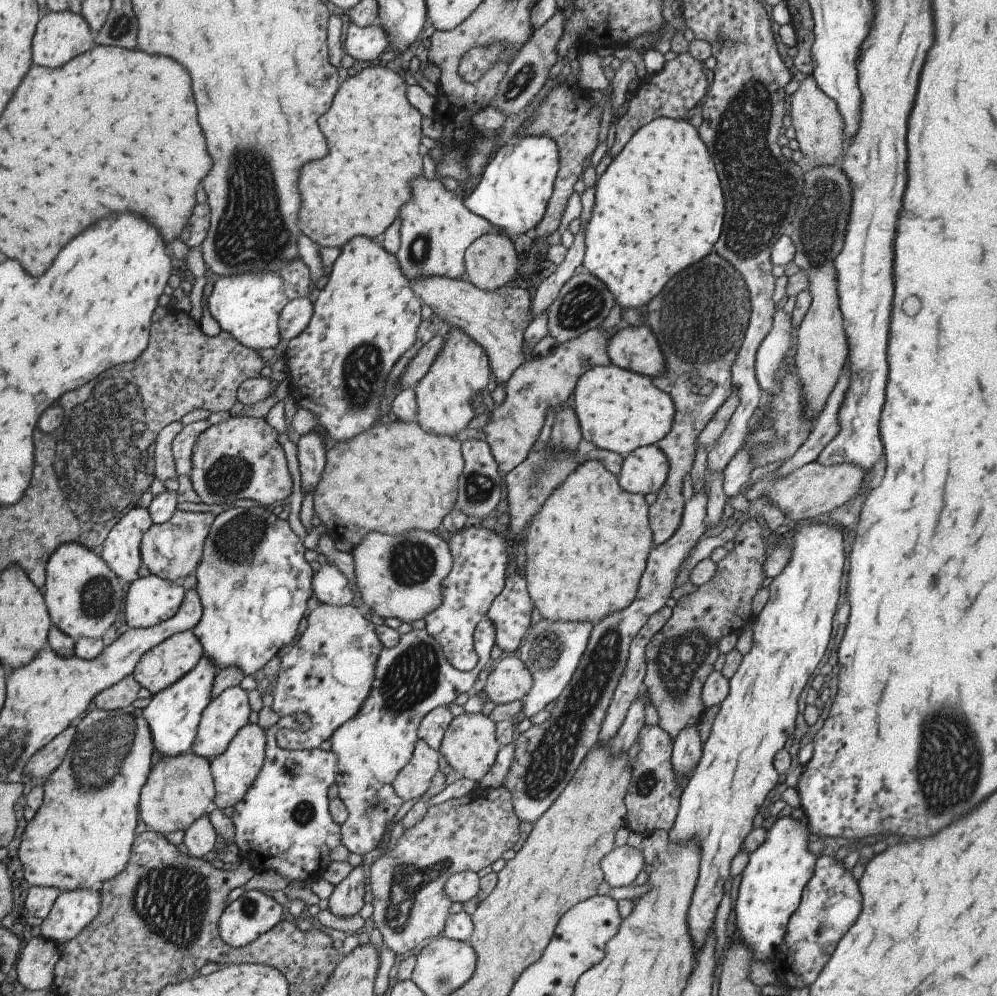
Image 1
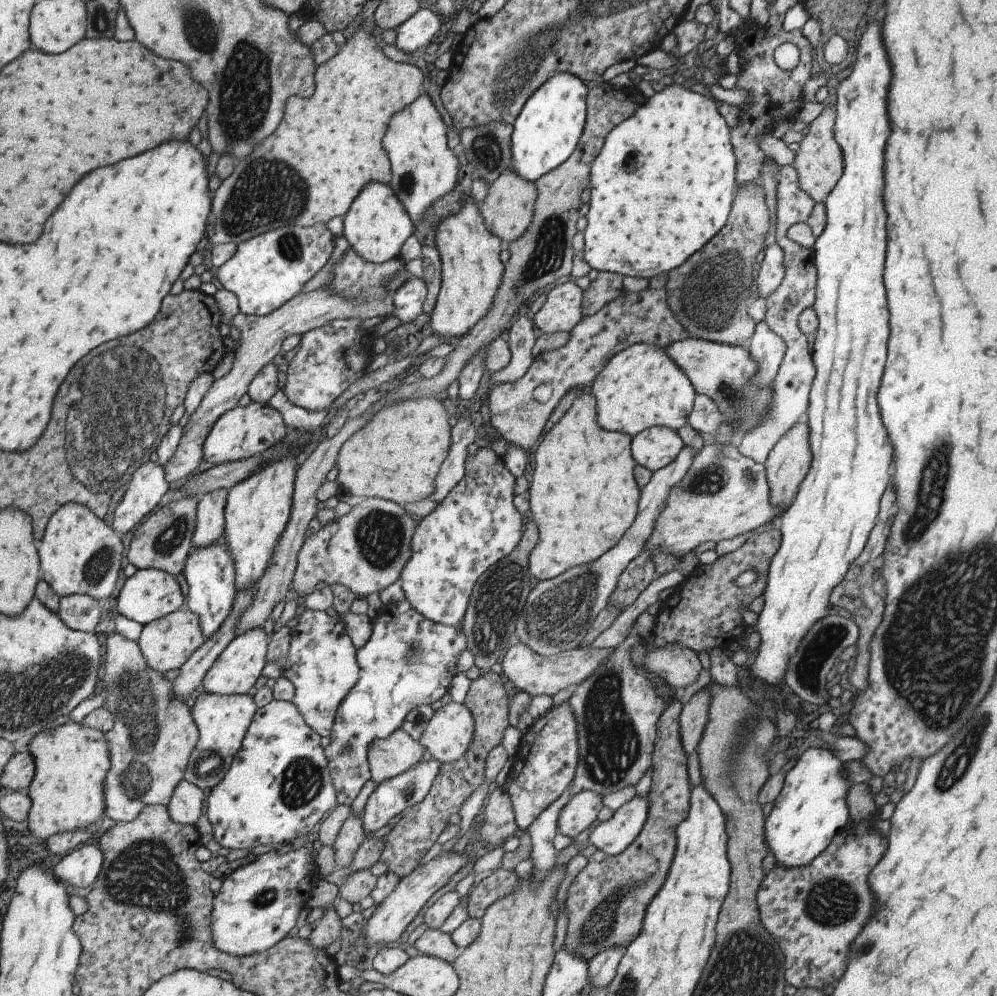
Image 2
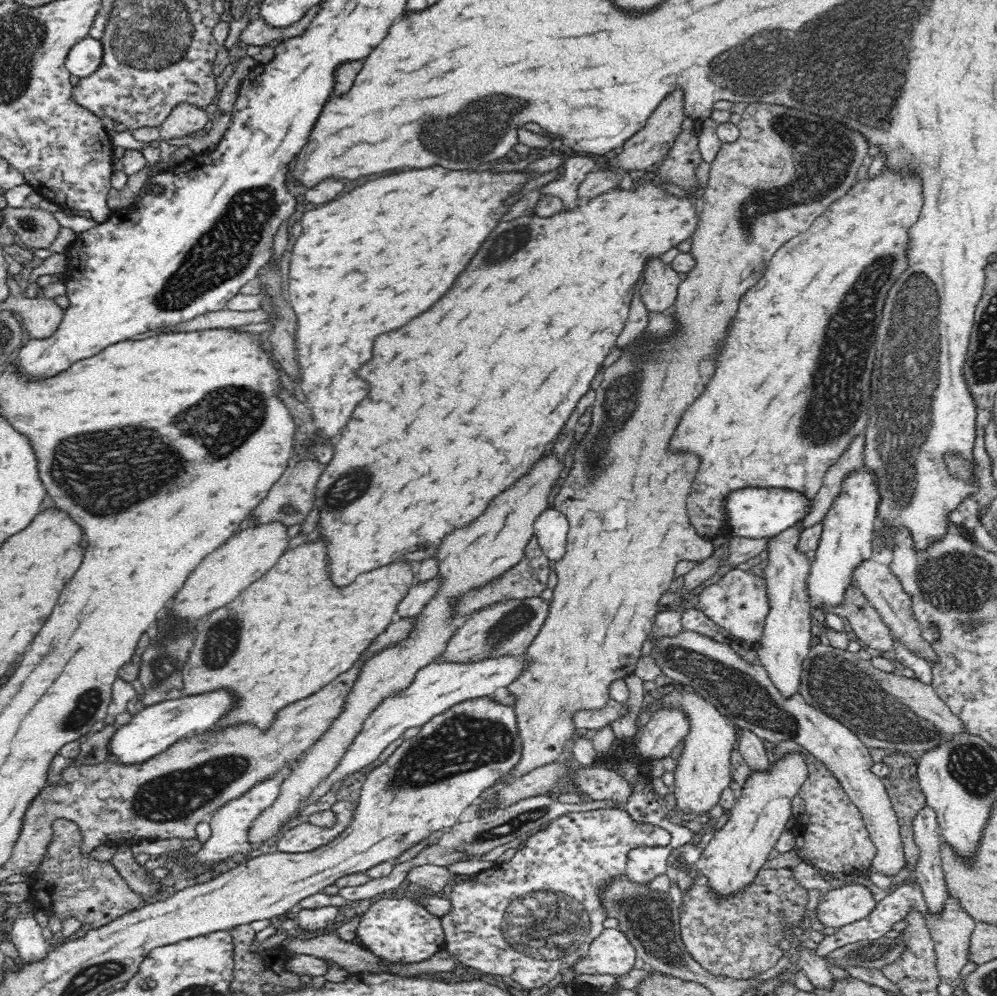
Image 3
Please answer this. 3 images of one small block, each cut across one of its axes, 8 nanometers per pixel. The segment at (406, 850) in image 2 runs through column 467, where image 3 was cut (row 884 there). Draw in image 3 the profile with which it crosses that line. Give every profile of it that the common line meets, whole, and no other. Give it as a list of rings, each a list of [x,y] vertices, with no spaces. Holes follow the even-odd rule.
[[[762,869],[754,883],[743,892],[720,899],[712,893],[707,878],[700,873],[695,886],[690,891],[682,891],[684,901],[679,910],[684,947],[712,975],[751,979],[776,966],[784,956],[785,951],[780,949],[784,926],[801,929],[808,924],[808,892],[797,884],[792,869]]]

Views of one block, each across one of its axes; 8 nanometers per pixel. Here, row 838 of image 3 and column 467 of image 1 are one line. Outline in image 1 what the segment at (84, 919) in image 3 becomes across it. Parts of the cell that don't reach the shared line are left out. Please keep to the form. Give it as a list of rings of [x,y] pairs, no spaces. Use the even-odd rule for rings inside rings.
[[[486,45],[471,48],[461,58],[459,75],[467,83],[476,82],[504,56],[505,50],[502,45]]]

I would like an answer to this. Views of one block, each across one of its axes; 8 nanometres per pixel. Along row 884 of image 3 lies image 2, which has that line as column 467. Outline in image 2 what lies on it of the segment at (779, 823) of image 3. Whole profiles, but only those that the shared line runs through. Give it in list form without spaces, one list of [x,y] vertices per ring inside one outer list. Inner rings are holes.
[[[450,702],[434,712],[419,744],[441,764],[460,760],[474,738],[474,716],[463,704]]]

